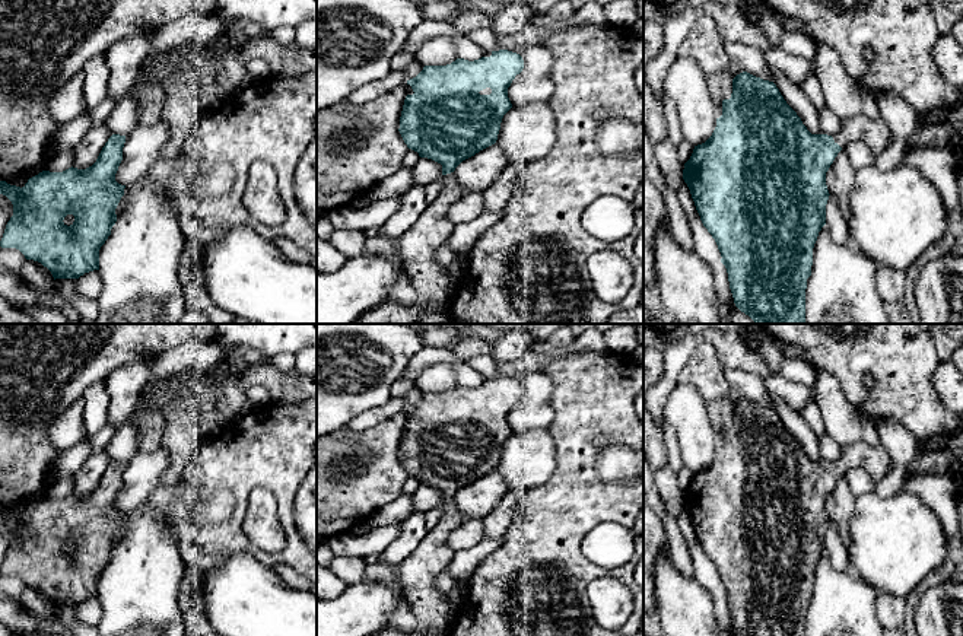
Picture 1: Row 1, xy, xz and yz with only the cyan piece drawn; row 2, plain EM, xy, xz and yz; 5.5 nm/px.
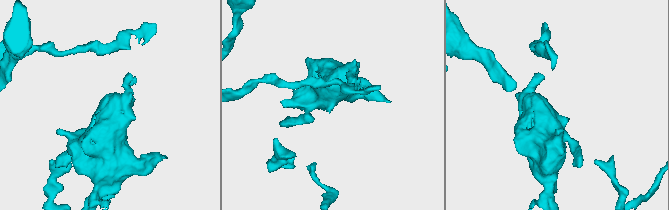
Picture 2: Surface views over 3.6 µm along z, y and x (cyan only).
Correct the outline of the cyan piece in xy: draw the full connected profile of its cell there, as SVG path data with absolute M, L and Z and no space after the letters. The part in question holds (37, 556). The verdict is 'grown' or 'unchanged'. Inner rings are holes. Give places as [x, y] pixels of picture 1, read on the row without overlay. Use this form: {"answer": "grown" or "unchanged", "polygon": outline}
{"answer": "unchanged", "polygon": "M112 461L96 489L86 495L69 495L63 499L42 497L20 515L0 508L0 521L13 531L13 543L6 551L1 575L16 575L26 586L47 594L55 605L79 605L99 597L99 576L117 548L115 535L125 512L115 508L123 487L125 462Z"}

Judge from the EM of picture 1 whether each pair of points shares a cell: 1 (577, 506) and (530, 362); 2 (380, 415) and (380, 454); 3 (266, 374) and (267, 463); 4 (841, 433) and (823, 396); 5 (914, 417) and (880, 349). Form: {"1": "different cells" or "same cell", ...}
{"1": "different cells", "2": "different cells", "3": "different cells", "4": "same cell", "5": "same cell"}

